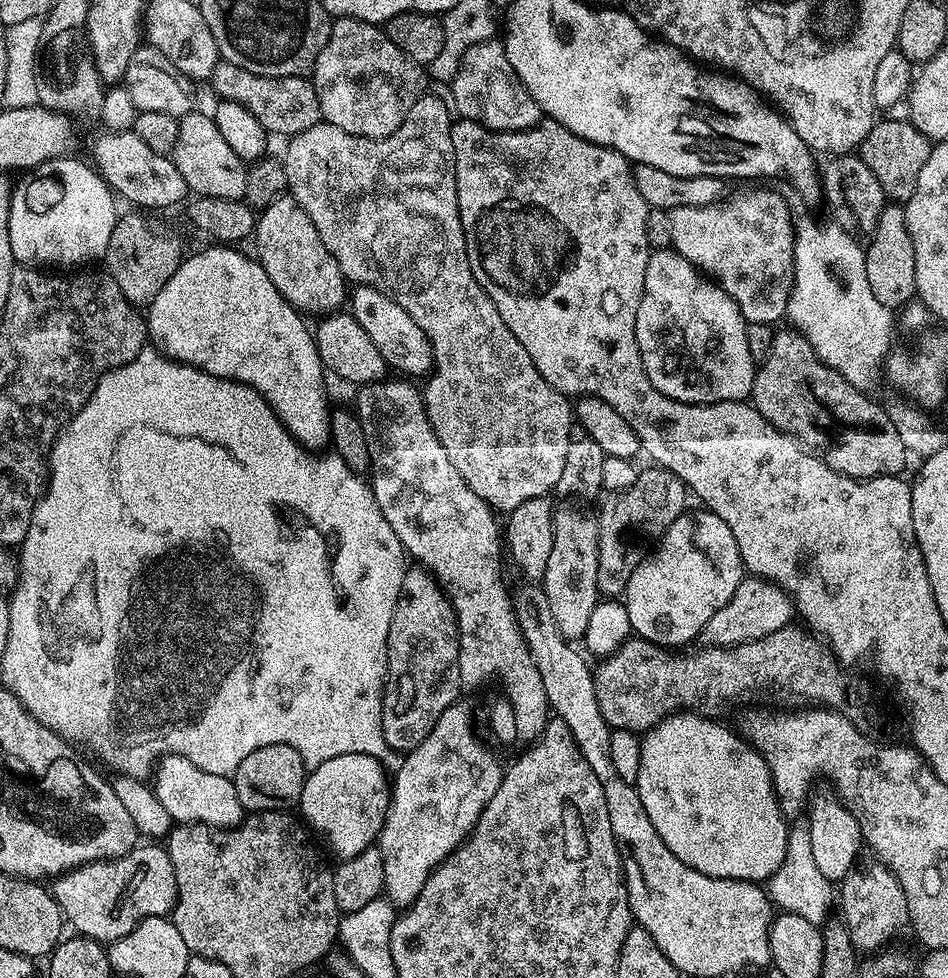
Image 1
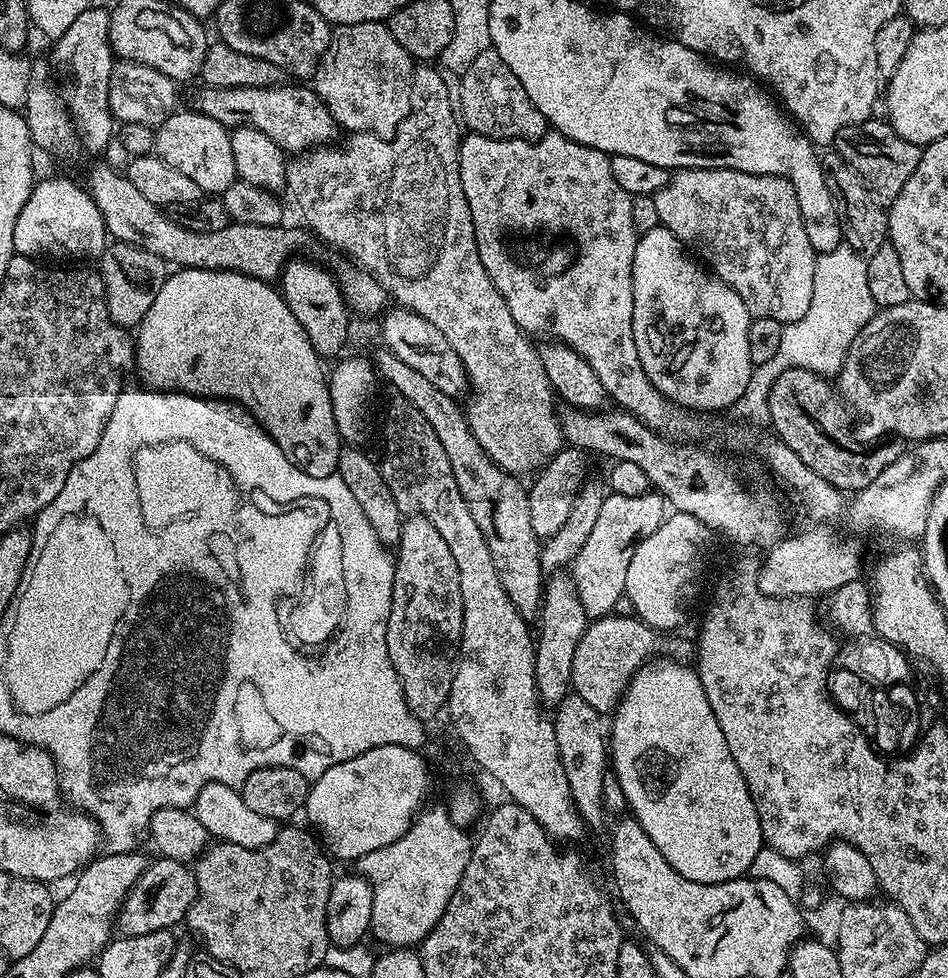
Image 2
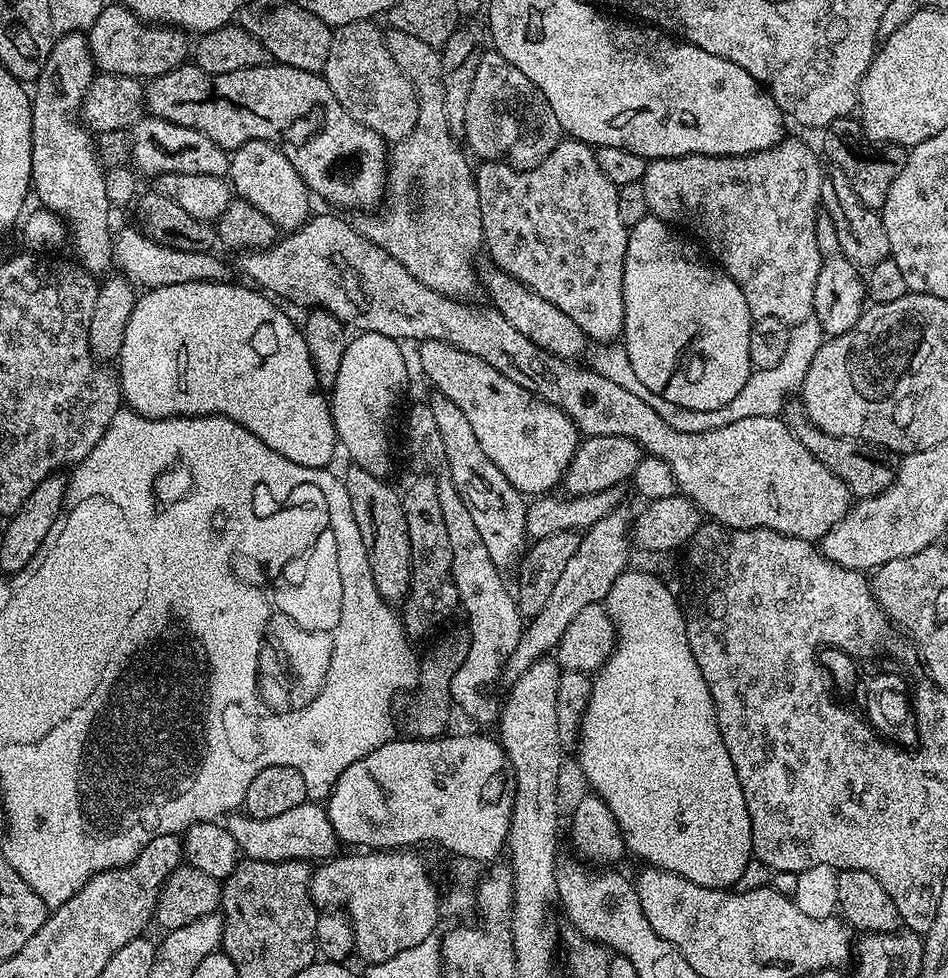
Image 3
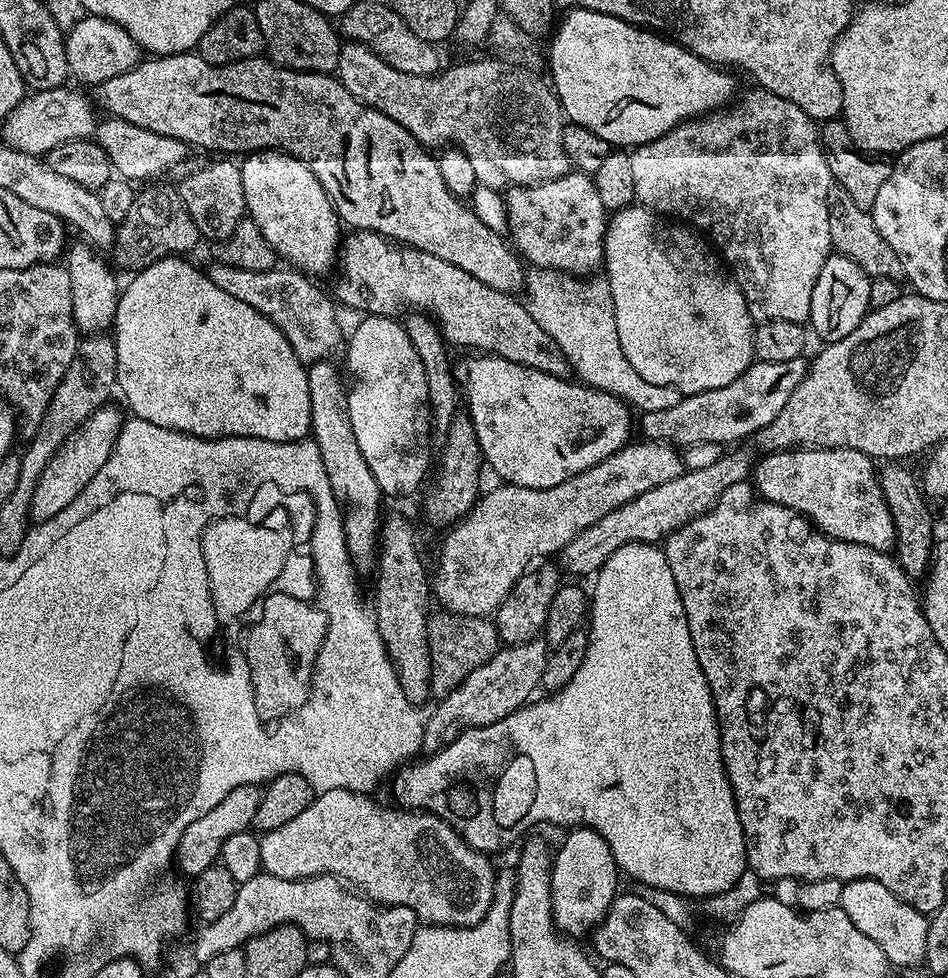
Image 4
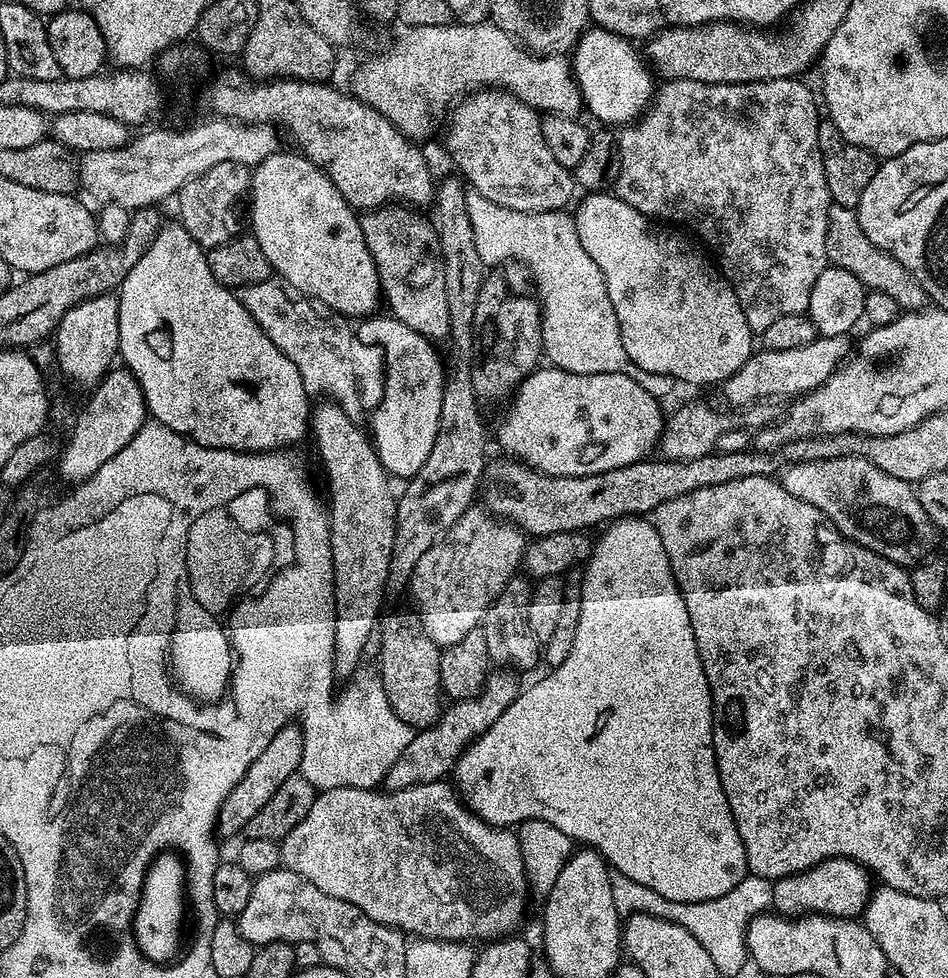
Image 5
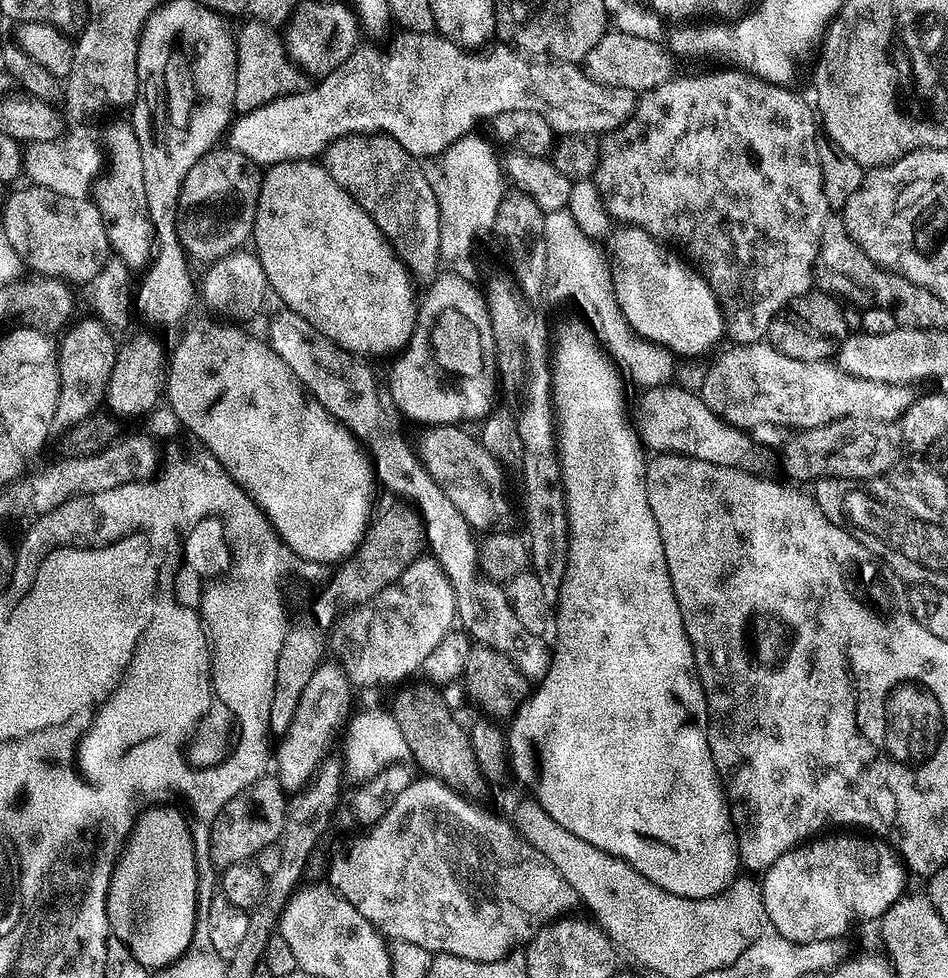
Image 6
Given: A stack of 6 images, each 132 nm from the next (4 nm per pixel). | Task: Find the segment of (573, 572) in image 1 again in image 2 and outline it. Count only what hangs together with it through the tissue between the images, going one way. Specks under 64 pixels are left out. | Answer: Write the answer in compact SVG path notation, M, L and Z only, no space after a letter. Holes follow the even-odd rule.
M551 575L544 586L544 599L538 617L540 636L538 632L534 640L536 695L541 705L555 706L562 702L564 696L569 695L574 650L578 644L578 638L587 630L589 623L590 614L584 609L578 598L571 575Z

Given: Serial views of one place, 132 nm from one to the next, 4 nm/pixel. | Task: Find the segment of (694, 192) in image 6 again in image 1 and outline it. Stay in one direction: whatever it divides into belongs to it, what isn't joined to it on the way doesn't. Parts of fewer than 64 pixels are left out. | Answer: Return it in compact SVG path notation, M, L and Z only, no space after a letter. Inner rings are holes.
M764 188L731 196L721 200L719 204L678 206L668 211L672 248L700 269L703 275L715 280L722 290L726 290L748 324L775 325L776 320L785 319L788 299L792 293L796 245L794 215L792 216L787 202L778 193L767 192Z

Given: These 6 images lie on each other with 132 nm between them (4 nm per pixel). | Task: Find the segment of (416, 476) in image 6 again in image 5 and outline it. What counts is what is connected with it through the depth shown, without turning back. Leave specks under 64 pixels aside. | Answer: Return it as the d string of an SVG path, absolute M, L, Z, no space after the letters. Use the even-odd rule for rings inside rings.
M279 278L263 280L257 284L251 284L239 289L238 295L242 306L250 310L254 322L298 366L298 374L302 374L304 389L316 398L327 398L331 403L342 406L346 414L350 417L359 417L360 412L360 392L356 389L356 368L352 365L352 344L354 345L354 328L351 323L340 313L332 311L330 308L317 306L308 297L303 296L294 286L285 284Z

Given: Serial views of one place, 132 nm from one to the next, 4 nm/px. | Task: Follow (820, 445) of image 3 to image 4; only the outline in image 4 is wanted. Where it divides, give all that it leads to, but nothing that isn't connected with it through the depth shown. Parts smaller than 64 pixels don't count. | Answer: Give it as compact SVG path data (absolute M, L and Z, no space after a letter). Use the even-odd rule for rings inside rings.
M888 462L879 469L882 494L886 498L886 506L894 518L896 527L895 559L899 560L900 568L909 578L923 577L932 562L932 512L928 509L929 501L926 499L918 476L907 468L904 462Z

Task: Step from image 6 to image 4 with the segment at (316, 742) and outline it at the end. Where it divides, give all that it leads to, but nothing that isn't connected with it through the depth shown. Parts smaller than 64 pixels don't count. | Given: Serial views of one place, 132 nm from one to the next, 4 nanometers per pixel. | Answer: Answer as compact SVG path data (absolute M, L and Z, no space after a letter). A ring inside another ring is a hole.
M327 359L307 365L312 423L310 436L322 453L322 466L326 466L326 478L330 478L334 498L344 513L344 533L352 567L360 574L371 573L378 555L382 493L378 482L374 482L374 474L370 474L370 466L366 466L366 460L358 450L358 440L354 438L354 426L350 426L345 377L342 372L340 377L339 370L332 363L331 359Z

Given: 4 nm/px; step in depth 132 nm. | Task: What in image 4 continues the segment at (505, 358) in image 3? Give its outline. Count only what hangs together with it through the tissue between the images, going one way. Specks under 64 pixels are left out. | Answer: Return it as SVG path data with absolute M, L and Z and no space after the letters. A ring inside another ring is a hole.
M352 230L343 237L335 276L335 299L359 314L395 317L405 304L412 308L408 310L431 314L449 345L476 348L472 350L495 354L546 374L569 375L568 359L558 350L554 338L534 322L527 307L521 301L519 304L515 295L478 282L466 270L458 270L458 266L434 258L434 254L401 246L377 232ZM794 448L769 452L761 455L755 465L754 488L763 499L802 514L834 540L891 553L896 547L896 527L882 494L877 469L872 469L872 464L873 457L853 448Z

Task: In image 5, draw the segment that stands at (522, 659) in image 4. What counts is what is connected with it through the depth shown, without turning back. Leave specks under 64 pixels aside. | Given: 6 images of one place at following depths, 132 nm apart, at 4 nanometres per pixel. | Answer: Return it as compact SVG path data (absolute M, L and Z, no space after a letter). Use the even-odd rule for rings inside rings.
M492 670L485 678L484 688L472 700L458 700L449 703L441 711L435 724L421 728L402 750L398 762L390 766L384 778L383 787L389 792L397 792L399 788L409 788L419 784L435 784L443 781L456 767L458 758L468 751L473 740L477 740L502 714L514 703L522 691L522 684L516 681L517 673L512 670Z

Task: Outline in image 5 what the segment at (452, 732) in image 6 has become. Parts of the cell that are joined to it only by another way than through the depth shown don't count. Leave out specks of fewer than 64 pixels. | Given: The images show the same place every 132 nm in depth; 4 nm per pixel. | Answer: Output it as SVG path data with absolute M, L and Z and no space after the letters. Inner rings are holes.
M411 611L385 615L382 620L382 650L378 657L378 675L386 690L388 707L414 730L435 724L442 711L439 678L441 649L429 639ZM412 615L412 616L411 616ZM388 616L388 617L387 617Z

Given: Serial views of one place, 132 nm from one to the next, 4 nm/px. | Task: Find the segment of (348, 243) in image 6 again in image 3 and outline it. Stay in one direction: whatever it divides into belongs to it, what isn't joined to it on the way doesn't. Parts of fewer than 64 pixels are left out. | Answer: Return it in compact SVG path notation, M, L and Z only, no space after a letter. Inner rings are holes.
M264 140L246 142L231 153L227 175L230 177L235 195L250 202L252 206L258 206L258 210L262 210L262 214L266 214L266 218L274 222L277 230L292 232L302 227L304 221L308 219L309 190L298 170L290 166L290 162L280 153L276 145L268 144Z

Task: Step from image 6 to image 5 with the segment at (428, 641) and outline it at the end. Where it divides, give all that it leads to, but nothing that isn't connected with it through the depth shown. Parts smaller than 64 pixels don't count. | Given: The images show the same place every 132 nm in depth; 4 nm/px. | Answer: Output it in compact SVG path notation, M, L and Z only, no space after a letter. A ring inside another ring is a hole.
M468 507L413 570L410 597L416 603L420 627L441 650L479 629L486 610L517 575L524 559L525 533L480 508Z

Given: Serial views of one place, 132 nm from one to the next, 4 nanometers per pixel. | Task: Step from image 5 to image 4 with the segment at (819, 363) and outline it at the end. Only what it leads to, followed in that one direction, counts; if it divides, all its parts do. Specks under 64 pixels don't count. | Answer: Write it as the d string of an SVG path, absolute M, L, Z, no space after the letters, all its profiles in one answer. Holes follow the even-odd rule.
M804 358L790 362L753 361L730 386L718 386L718 390L706 390L693 396L681 395L678 406L670 406L670 410L643 413L638 420L638 432L644 440L659 440L680 450L702 442L735 445L732 444L735 440L755 437L758 430L778 418L786 402L790 402L790 394L798 390L808 366L809 361Z

